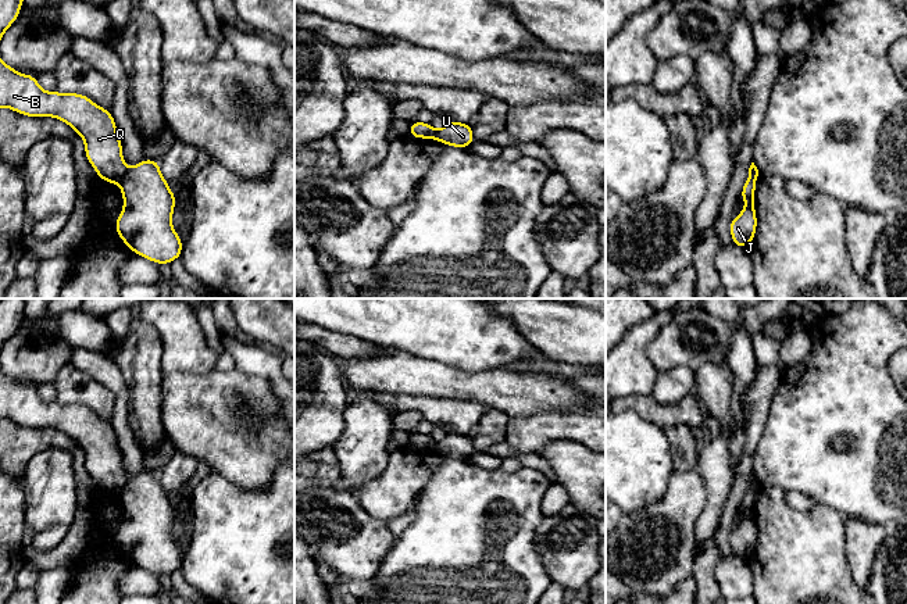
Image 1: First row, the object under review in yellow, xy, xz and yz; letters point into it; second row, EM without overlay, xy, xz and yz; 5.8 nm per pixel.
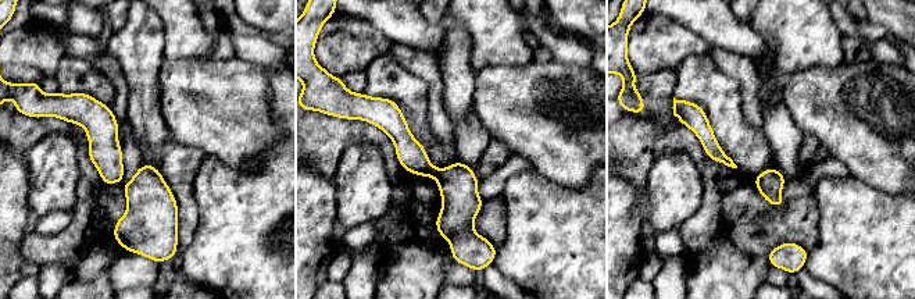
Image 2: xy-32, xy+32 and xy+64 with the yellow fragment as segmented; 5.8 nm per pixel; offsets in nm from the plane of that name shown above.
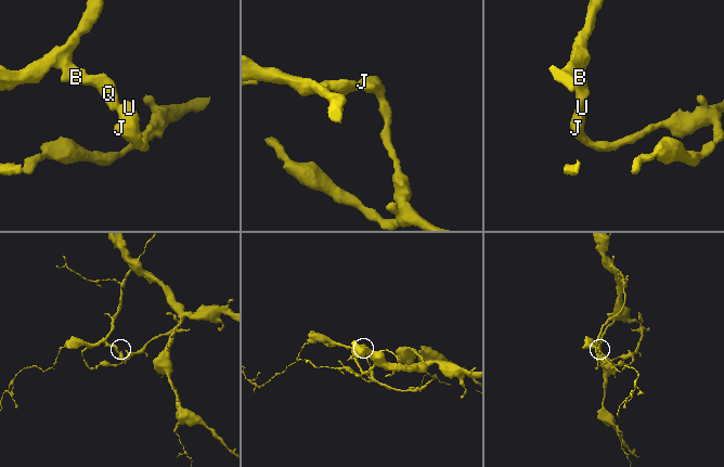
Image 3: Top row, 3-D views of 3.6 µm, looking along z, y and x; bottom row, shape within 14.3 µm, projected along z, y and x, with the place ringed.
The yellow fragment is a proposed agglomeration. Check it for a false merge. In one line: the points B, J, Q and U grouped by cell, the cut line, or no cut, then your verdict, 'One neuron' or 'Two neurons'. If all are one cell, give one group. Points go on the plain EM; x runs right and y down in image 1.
Groups: B Q / J U. Split along xy (128, 481), (118, 493). Two neurons

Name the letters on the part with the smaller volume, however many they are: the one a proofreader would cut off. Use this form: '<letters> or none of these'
J, U

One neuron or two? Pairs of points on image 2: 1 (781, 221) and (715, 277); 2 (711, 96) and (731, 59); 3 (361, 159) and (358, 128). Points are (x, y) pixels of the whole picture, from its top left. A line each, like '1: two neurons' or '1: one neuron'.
1: one neuron
2: two neurons
3: two neurons

